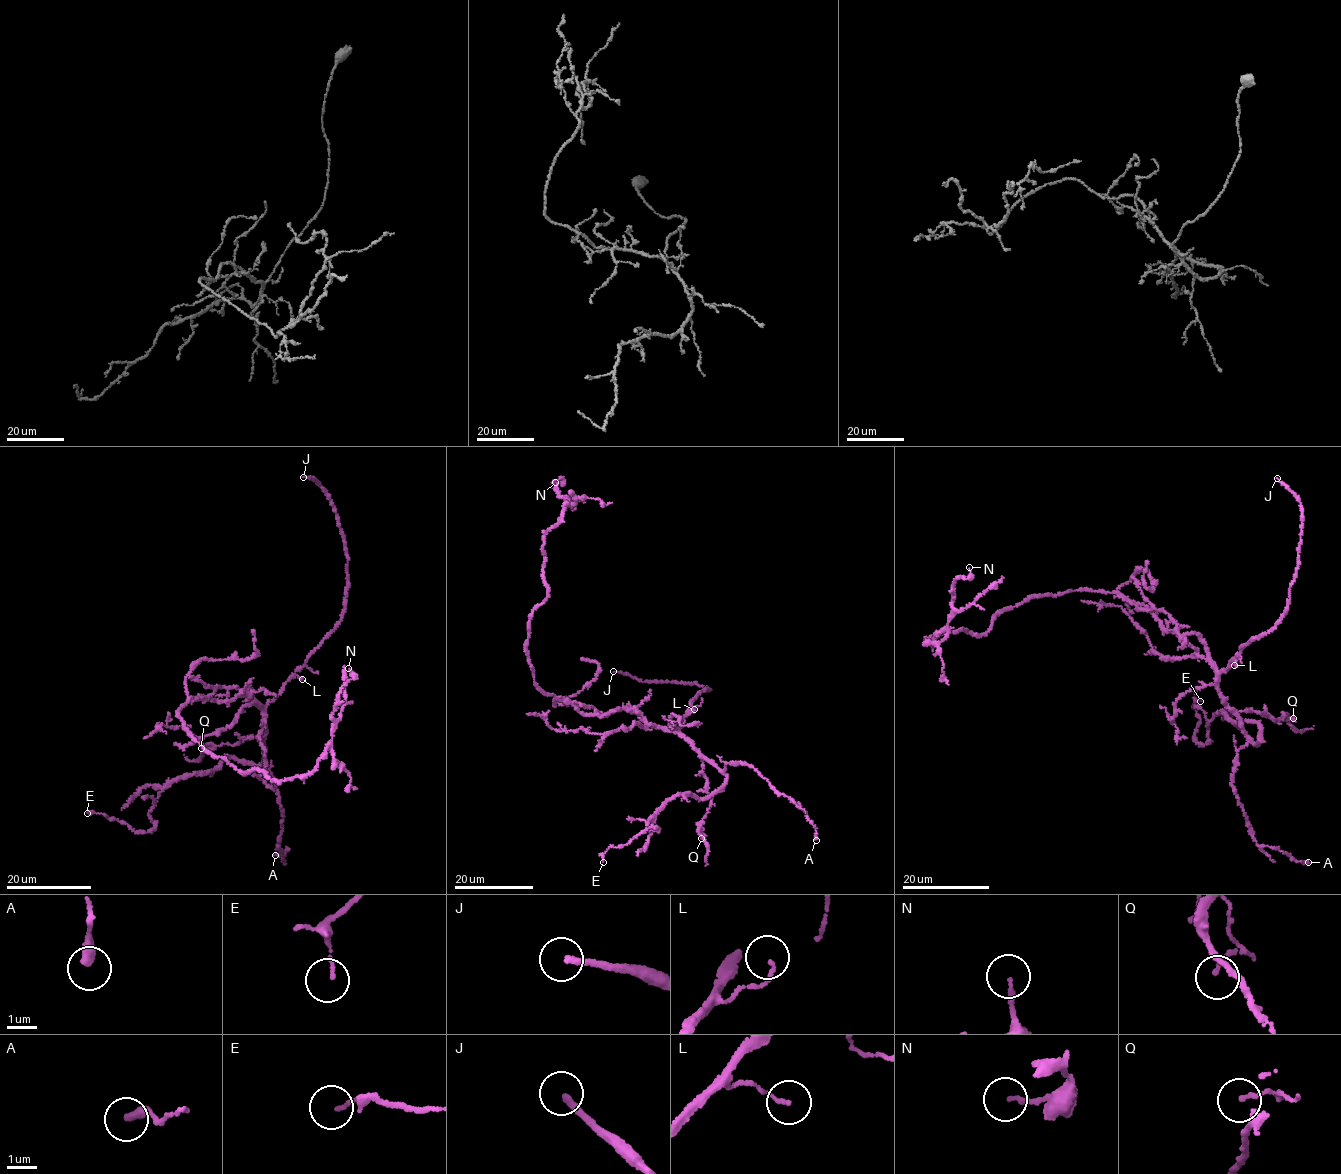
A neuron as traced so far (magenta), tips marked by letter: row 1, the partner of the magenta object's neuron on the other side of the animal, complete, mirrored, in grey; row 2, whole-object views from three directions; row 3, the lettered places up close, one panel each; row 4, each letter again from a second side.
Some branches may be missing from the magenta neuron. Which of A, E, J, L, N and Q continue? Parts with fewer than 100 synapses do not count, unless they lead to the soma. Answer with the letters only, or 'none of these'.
J

